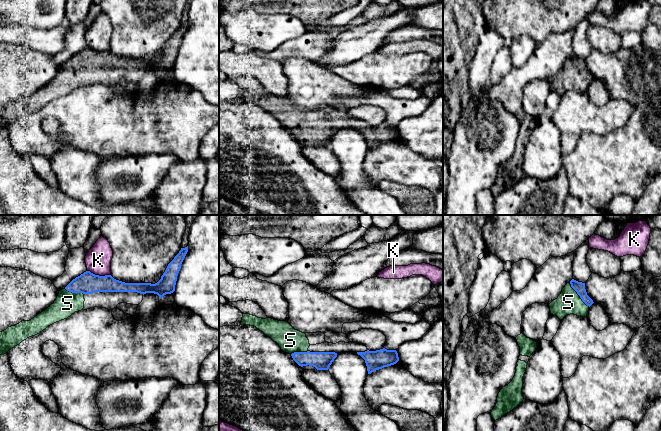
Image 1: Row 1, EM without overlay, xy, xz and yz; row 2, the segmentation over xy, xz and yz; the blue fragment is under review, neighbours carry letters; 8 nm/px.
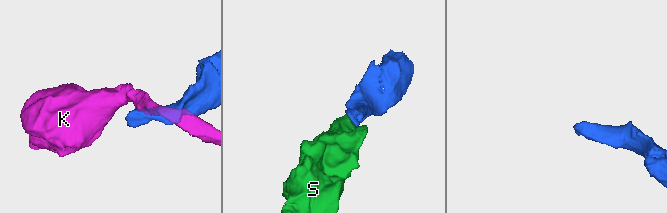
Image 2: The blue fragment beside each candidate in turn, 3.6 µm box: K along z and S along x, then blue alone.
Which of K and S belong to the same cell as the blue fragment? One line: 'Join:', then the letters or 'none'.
Join: S

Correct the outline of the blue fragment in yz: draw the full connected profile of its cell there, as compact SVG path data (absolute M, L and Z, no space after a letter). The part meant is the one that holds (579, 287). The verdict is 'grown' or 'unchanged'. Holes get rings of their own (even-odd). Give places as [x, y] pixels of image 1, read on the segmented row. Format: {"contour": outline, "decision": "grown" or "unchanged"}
{"contour": "M572 279L562 289L557 299L550 304L550 312L560 320L565 316L574 314L586 317L593 300L587 295L585 283Z", "decision": "grown"}

